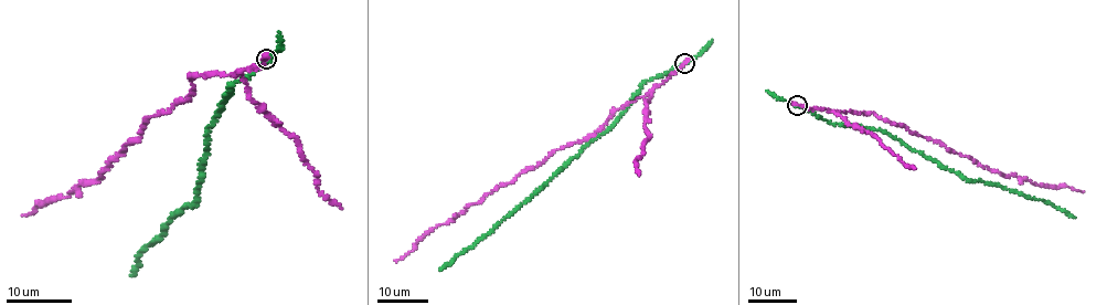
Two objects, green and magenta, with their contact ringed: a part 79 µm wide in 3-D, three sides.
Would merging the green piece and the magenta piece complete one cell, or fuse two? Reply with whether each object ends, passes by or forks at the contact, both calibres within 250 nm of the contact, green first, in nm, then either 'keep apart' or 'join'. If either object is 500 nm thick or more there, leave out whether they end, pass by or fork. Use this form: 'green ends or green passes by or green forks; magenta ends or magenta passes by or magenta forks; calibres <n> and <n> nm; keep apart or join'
green passes by; magenta ends; calibres 320 and 300 nm; keep apart

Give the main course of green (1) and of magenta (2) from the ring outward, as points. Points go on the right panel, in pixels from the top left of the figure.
1: (797, 105), (833, 124), (884, 130), (968, 180), (997, 185), (1049, 201), (1075, 218)
2: (797, 105), (847, 113), (872, 112), (998, 172), (1046, 186), (1067, 186), (1083, 192)

